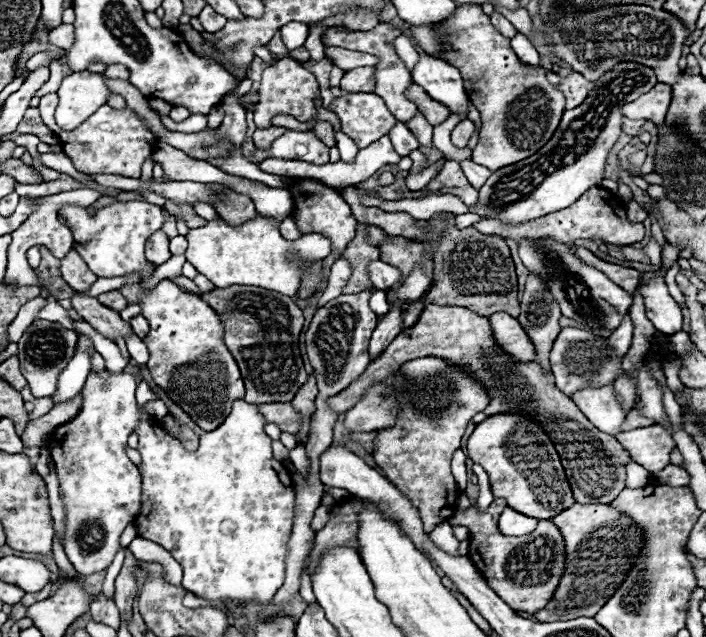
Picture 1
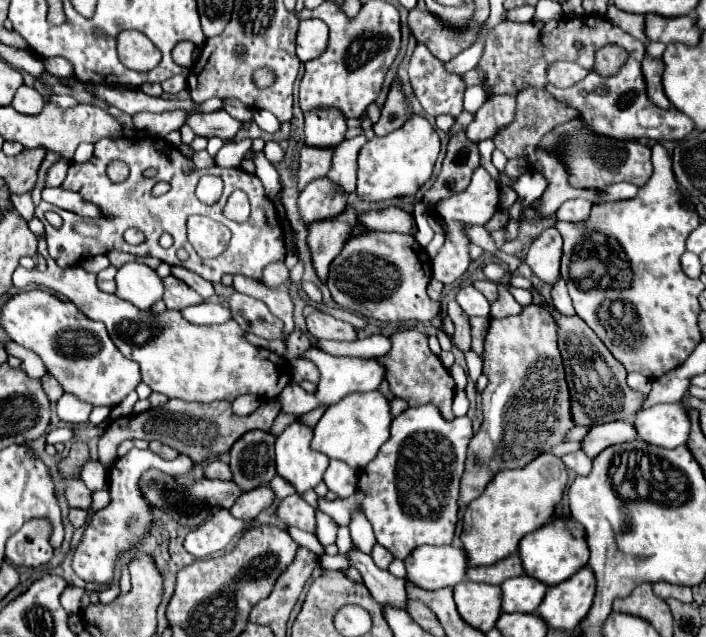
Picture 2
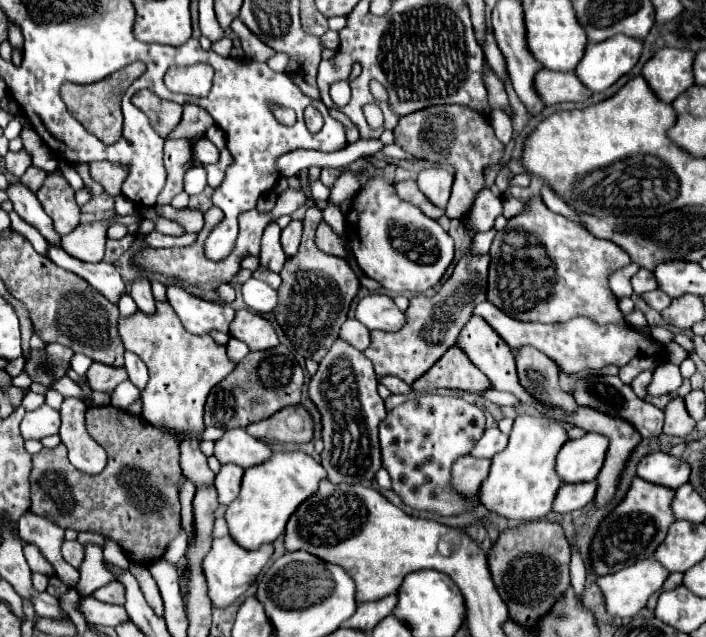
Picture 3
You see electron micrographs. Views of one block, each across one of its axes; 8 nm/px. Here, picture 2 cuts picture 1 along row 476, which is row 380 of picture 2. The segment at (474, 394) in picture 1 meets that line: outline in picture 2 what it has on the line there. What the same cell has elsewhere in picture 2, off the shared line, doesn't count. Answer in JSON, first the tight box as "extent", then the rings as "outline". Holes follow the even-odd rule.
{"extent":[378,330,454,420],"outline":[[[400,330],[390,336],[392,350],[378,358],[388,370],[386,380],[390,384],[390,390],[396,398],[402,398],[408,402],[408,406],[420,406],[420,404],[436,404],[444,420],[454,420],[452,412],[452,398],[454,398],[454,380],[450,372],[442,366],[440,358],[430,352],[428,348],[428,336],[418,330]]]}

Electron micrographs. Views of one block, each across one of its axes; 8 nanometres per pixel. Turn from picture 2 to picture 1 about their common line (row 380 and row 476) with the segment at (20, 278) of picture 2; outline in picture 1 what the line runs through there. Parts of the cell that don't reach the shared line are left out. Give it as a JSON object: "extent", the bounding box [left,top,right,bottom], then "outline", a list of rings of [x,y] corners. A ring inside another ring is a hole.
{"extent":[134,382,294,602],"outline":[[[140,382],[136,389],[136,401],[140,408],[141,422],[135,429],[135,433],[139,436],[138,451],[142,454],[142,510],[140,514],[136,516],[134,524],[138,528],[138,534],[146,540],[152,540],[156,544],[160,544],[162,548],[166,548],[174,560],[182,566],[184,570],[184,588],[194,592],[194,594],[200,594],[204,598],[210,598],[210,600],[258,600],[258,602],[268,602],[272,600],[272,596],[276,594],[276,590],[282,586],[284,582],[284,570],[286,570],[286,554],[288,554],[288,540],[292,536],[292,528],[294,528],[294,488],[292,488],[292,480],[290,480],[290,474],[288,470],[282,466],[282,462],[274,460],[272,458],[272,440],[264,434],[264,418],[258,414],[258,406],[256,404],[248,404],[244,400],[238,400],[234,406],[232,406],[232,412],[230,416],[224,420],[222,426],[218,426],[216,430],[212,432],[206,432],[200,436],[200,446],[196,452],[188,452],[176,438],[172,438],[162,426],[158,420],[154,420],[143,408],[143,405],[151,400],[158,399],[157,395],[152,392],[152,388],[148,386],[148,382]]]}

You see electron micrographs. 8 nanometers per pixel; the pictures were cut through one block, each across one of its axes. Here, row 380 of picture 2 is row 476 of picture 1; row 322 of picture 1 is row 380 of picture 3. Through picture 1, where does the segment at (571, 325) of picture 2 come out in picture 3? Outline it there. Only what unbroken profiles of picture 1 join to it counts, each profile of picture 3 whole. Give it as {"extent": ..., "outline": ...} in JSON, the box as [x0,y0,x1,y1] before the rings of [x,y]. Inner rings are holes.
{"extent":[412,346,492,392],"outline":[[[452,346],[424,376],[420,376],[412,390],[440,390],[440,388],[456,388],[456,390],[470,390],[470,392],[484,392],[490,390],[492,384],[466,356],[460,348]]]}

